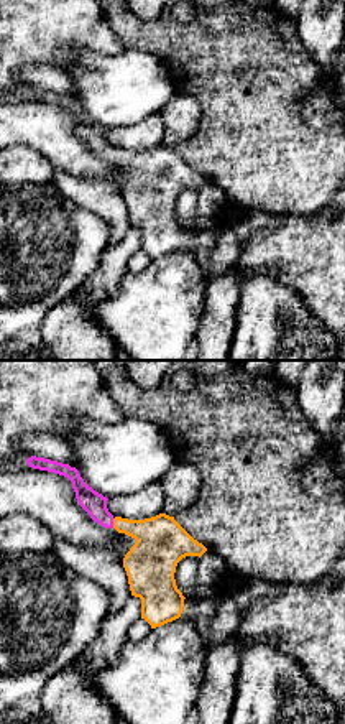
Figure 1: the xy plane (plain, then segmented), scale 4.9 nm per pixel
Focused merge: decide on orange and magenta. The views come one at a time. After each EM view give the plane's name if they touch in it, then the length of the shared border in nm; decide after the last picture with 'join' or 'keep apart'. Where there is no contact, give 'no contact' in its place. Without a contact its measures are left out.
xy | 50 nm

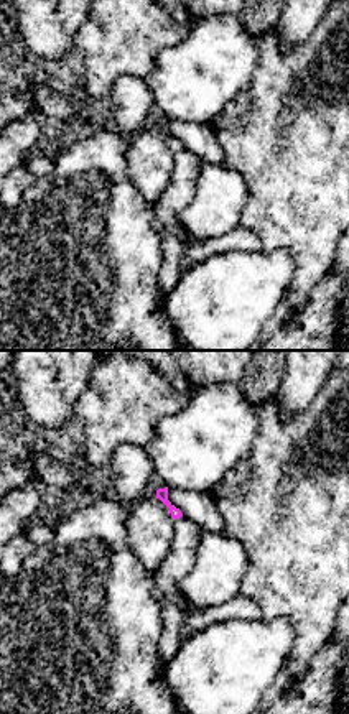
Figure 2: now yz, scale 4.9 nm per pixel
no contact

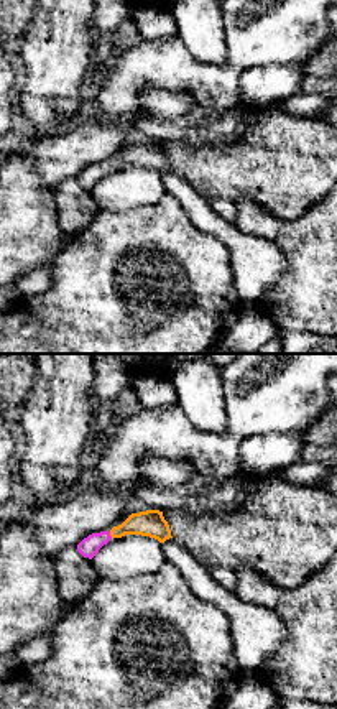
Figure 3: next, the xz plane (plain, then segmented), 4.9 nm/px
xz | 40 nm

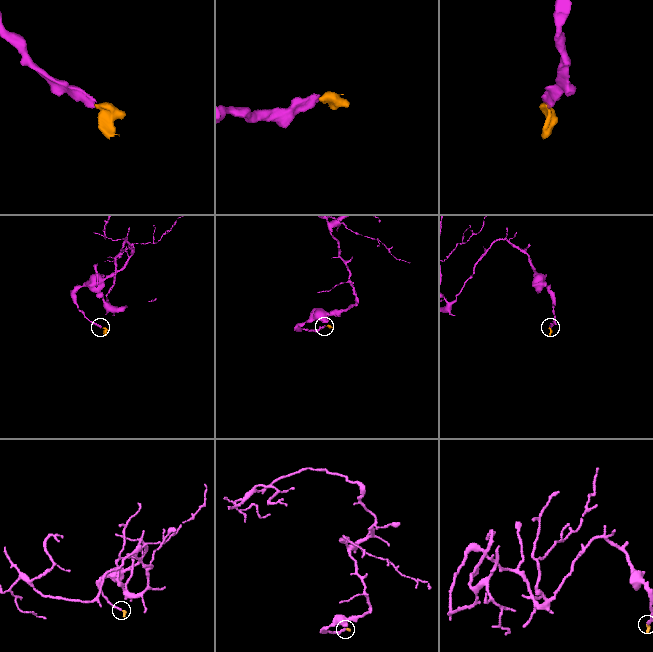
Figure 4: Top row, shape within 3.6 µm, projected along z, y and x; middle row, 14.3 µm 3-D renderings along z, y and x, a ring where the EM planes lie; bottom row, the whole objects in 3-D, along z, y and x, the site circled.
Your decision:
join

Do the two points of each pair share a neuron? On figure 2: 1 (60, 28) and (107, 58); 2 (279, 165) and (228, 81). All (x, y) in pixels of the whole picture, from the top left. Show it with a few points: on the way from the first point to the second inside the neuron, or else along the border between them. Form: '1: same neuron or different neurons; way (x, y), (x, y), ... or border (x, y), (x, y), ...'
1: different neurons; border (88, 17), (74, 43)
2: different neurons; border (257, 63), (251, 83), (209, 124)

